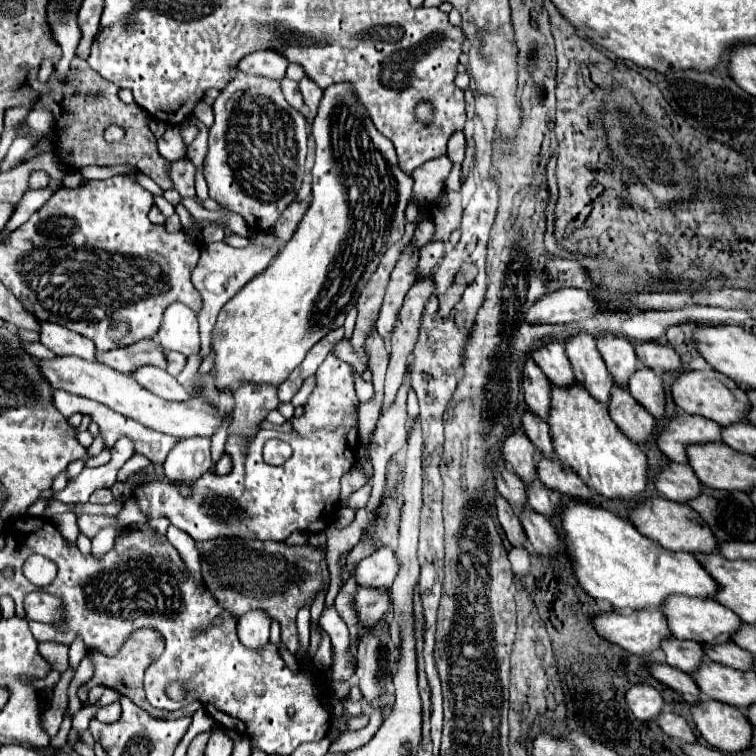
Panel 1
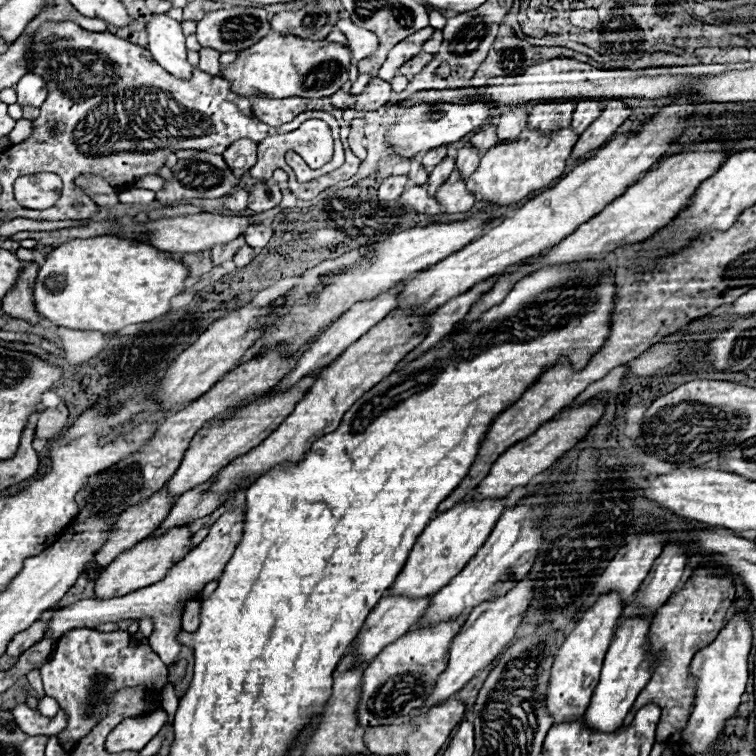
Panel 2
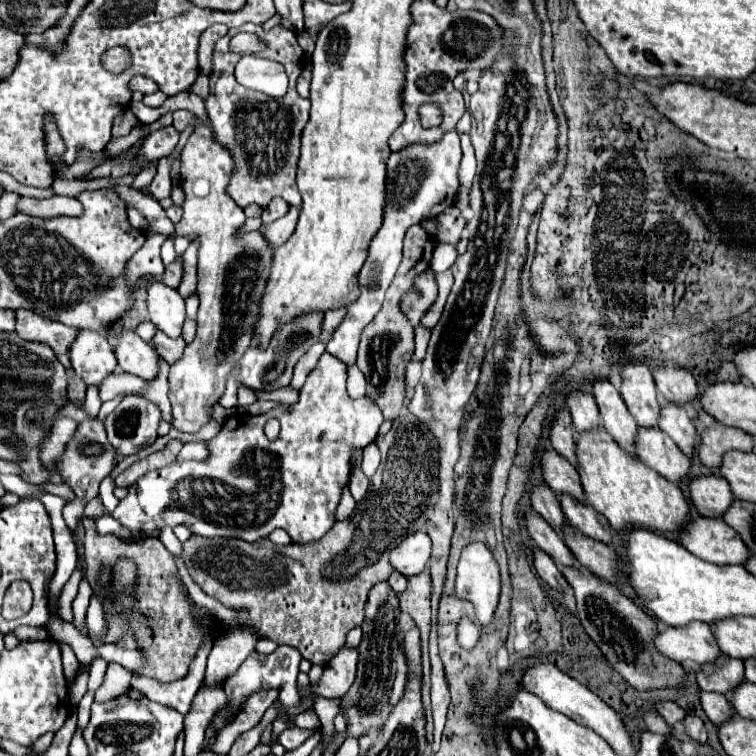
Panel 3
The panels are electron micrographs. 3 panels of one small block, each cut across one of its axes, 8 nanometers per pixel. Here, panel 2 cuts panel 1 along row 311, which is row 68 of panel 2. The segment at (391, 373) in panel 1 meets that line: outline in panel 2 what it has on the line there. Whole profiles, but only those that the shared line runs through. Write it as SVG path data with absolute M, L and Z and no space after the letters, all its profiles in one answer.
M420 52L418 56L414 56L412 60L408 60L408 62L400 68L400 74L404 74L404 76L414 76L414 74L422 72L422 68L424 68L432 58L434 58L434 56L428 54L428 52Z

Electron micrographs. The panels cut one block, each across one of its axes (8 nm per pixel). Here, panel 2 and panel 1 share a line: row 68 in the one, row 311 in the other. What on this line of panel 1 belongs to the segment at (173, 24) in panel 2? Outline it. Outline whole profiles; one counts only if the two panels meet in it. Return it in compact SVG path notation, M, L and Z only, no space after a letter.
M172 304L164 312L162 328L156 334L158 344L164 350L176 350L184 356L192 356L200 352L200 336L198 336L198 320L190 308L184 304Z

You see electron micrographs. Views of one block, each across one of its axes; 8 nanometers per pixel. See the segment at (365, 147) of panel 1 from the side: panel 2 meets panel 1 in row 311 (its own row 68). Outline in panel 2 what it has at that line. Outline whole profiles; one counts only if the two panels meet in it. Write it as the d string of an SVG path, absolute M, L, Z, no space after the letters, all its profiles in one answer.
M270 32L264 40L256 42L252 48L246 48L238 54L236 62L224 66L222 78L232 84L236 94L244 96L332 96L348 82L348 68L352 64L352 50L346 44L336 44L328 40L304 40L300 36L284 36Z

